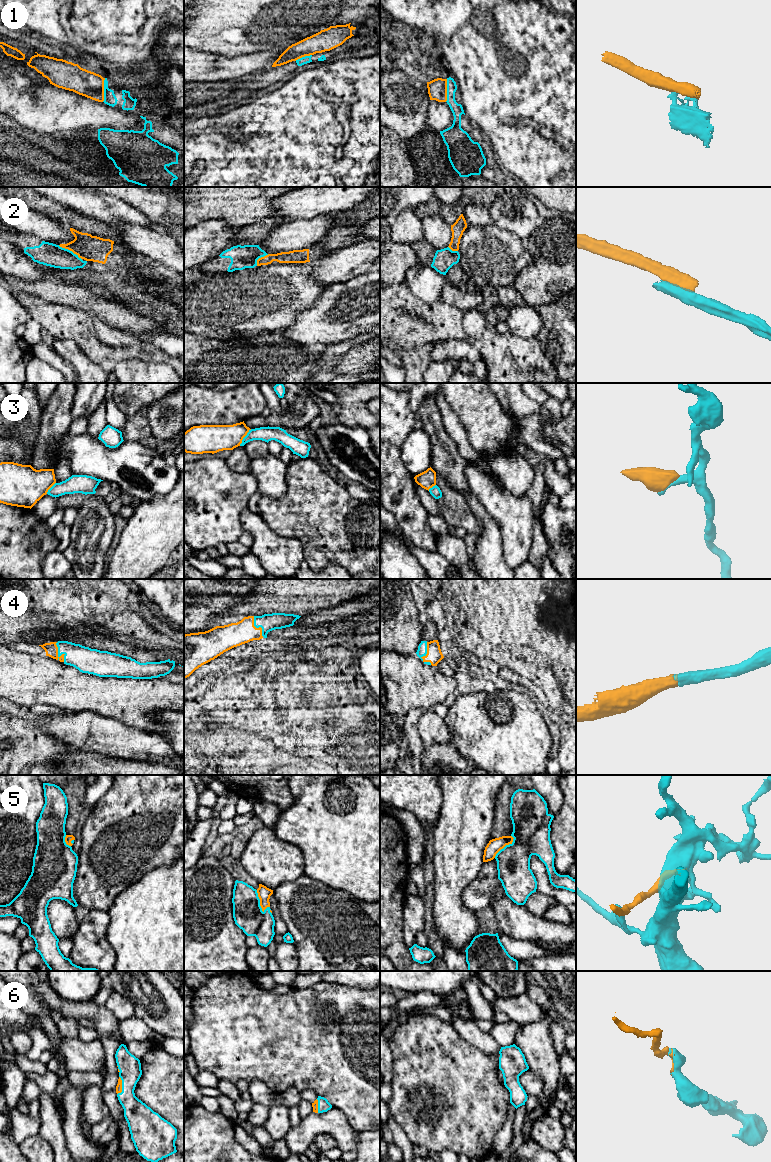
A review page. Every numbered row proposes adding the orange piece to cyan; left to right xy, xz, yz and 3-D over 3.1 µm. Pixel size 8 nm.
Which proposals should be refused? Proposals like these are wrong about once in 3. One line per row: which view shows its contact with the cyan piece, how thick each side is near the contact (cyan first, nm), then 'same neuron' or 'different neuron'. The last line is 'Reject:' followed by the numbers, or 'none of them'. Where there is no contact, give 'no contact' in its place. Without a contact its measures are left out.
1: meets cyan in xy; 100 nm thick on the cyan side, 200 nm on the other; different neuron
2: meets cyan in xy; 190 nm thick on the cyan side, 200 nm on the other; different neuron
3: meets cyan in xz; 120 nm thick on the cyan side, 220 nm on the other; different neuron
4: meets cyan in xy; 200 nm thick on the cyan side, 110 nm on the other; same neuron
5: meets cyan in xz; 240 nm thick on the cyan side, 110 nm on the other; same neuron
6: meets cyan in xy; 200 nm thick on the cyan side, 50 nm on the other; same neuron
Reject: 1, 2, 3

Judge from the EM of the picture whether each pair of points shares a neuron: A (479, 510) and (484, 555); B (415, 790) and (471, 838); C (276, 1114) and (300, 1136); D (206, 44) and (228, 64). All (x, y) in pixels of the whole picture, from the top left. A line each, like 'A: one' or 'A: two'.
A: one
B: two
C: two
D: two

